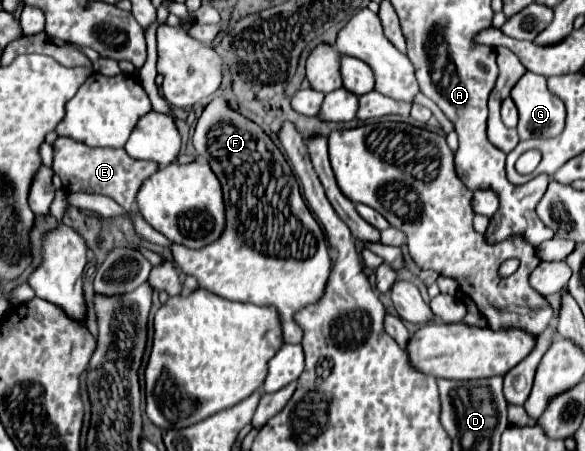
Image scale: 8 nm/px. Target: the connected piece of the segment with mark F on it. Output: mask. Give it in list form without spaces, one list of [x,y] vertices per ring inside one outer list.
[[[214,98],[204,108],[194,130],[194,148],[200,158],[208,160],[212,172],[218,176],[222,184],[226,204],[226,230],[222,238],[200,250],[188,250],[180,244],[174,244],[172,254],[176,264],[184,274],[194,276],[200,288],[214,292],[226,300],[274,306],[280,312],[284,342],[300,344],[302,328],[298,326],[298,322],[294,322],[294,314],[302,310],[302,306],[310,306],[318,302],[318,298],[322,298],[326,282],[330,278],[332,260],[328,254],[326,236],[320,224],[310,214],[300,194],[296,176],[292,174],[282,152],[268,138],[268,134],[264,134],[264,130],[258,128],[252,120],[230,110],[224,98]]]

